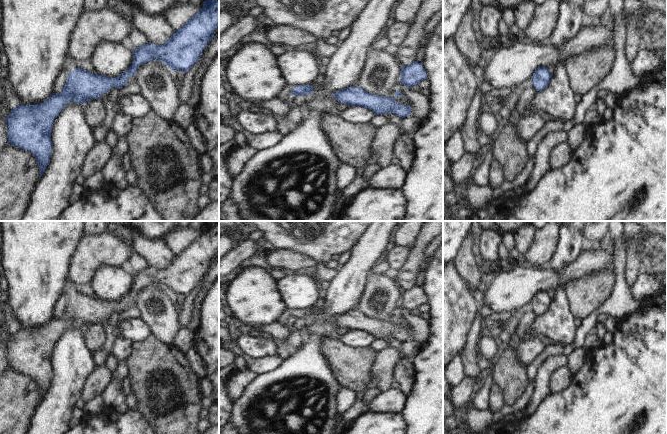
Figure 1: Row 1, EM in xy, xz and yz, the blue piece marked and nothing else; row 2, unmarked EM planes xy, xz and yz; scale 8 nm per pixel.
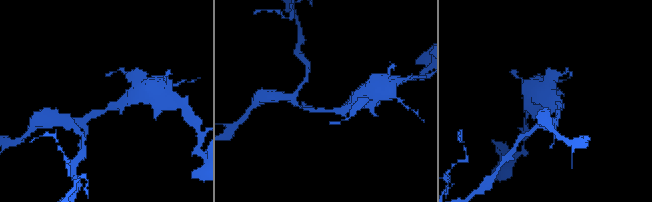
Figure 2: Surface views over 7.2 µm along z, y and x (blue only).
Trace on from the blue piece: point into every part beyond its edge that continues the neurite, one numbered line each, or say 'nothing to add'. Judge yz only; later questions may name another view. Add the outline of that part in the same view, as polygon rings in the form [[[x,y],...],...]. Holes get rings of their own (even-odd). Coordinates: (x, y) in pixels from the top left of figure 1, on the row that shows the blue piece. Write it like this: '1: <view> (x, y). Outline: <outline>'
nothing to add

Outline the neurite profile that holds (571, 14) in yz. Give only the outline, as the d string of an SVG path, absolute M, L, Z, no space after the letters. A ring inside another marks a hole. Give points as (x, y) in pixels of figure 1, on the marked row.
M561 0L559 18L548 40L549 43L562 47L578 32L586 20L583 4L584 0Z

